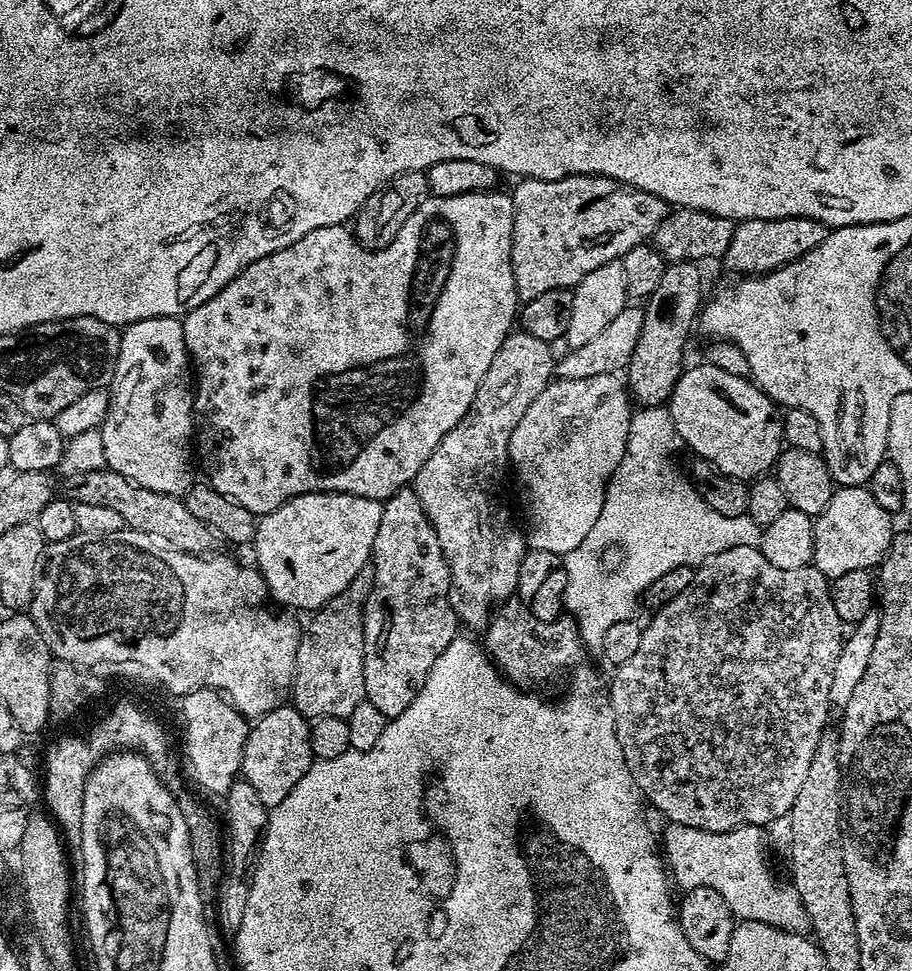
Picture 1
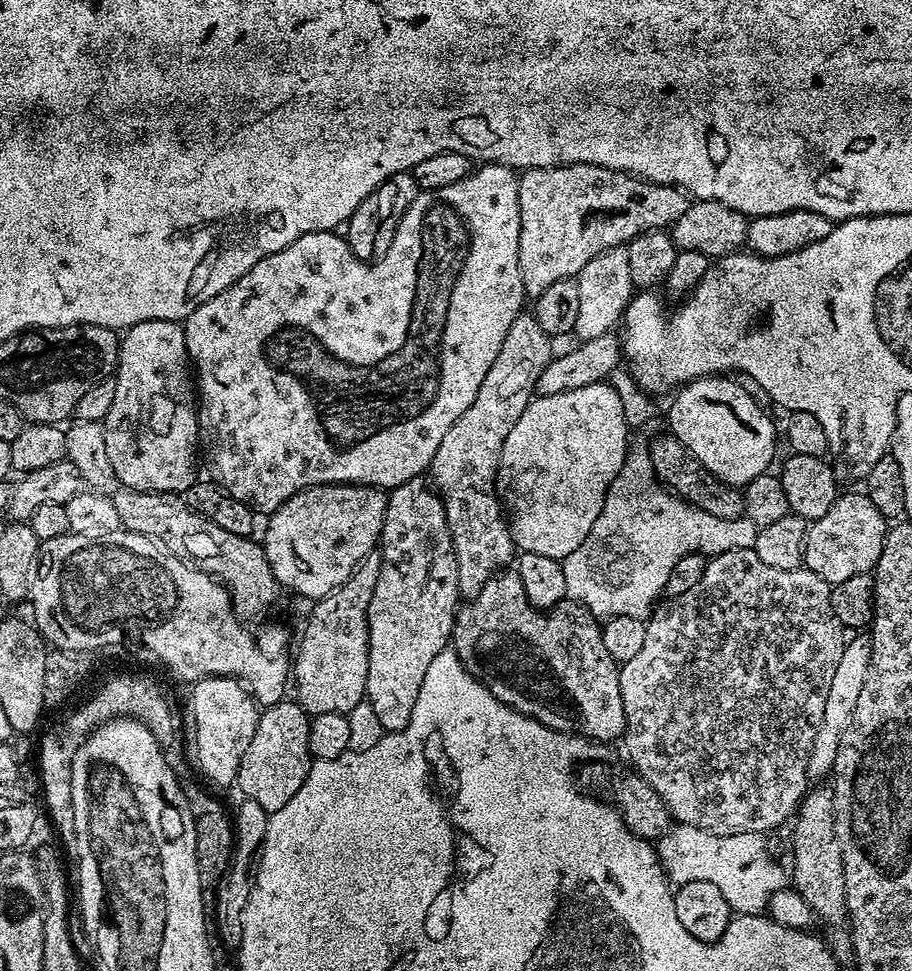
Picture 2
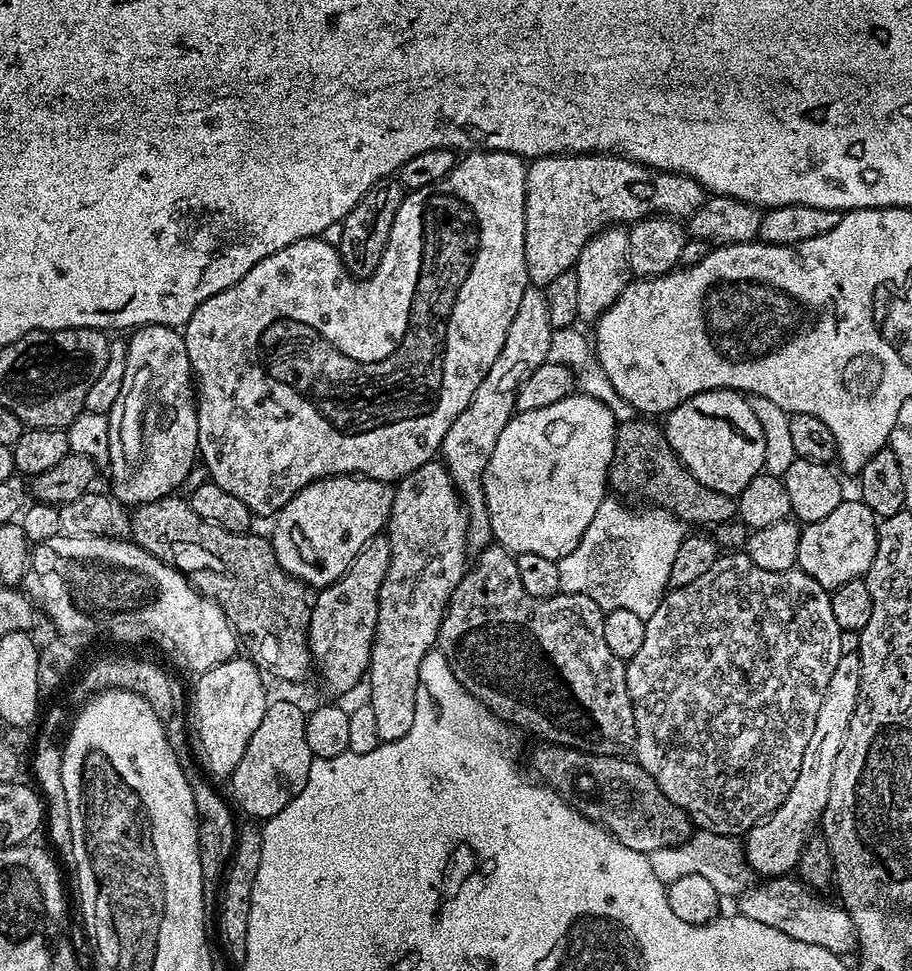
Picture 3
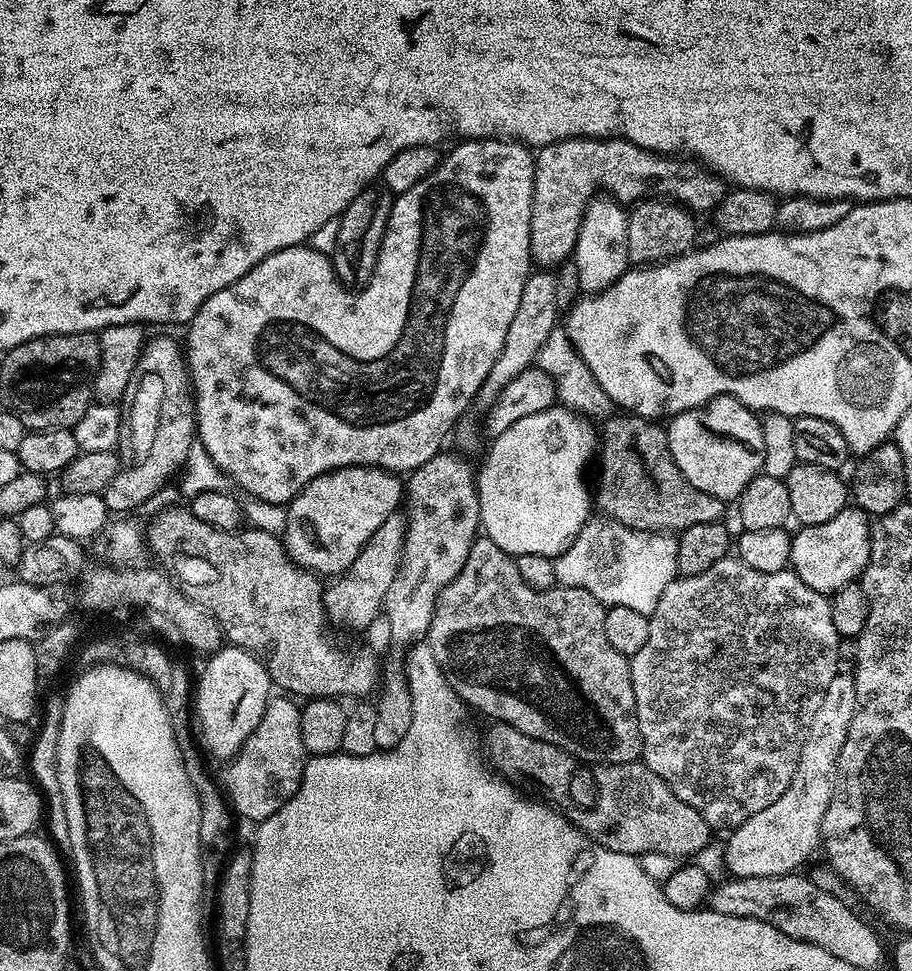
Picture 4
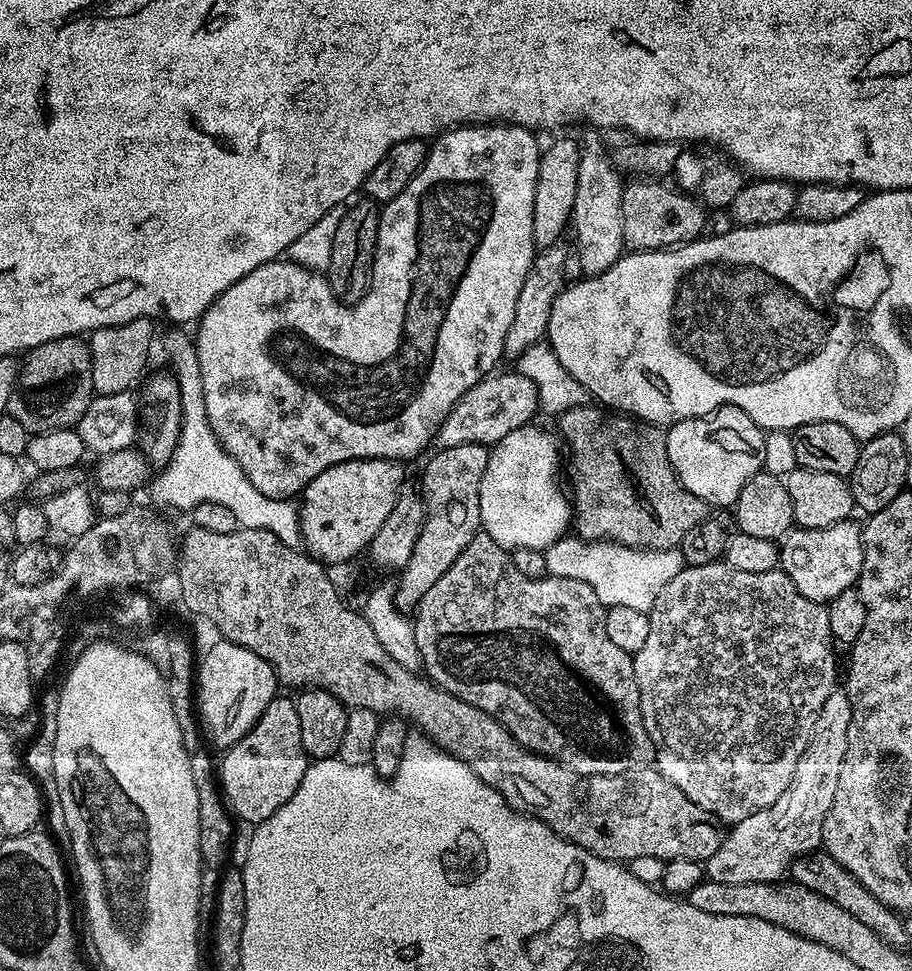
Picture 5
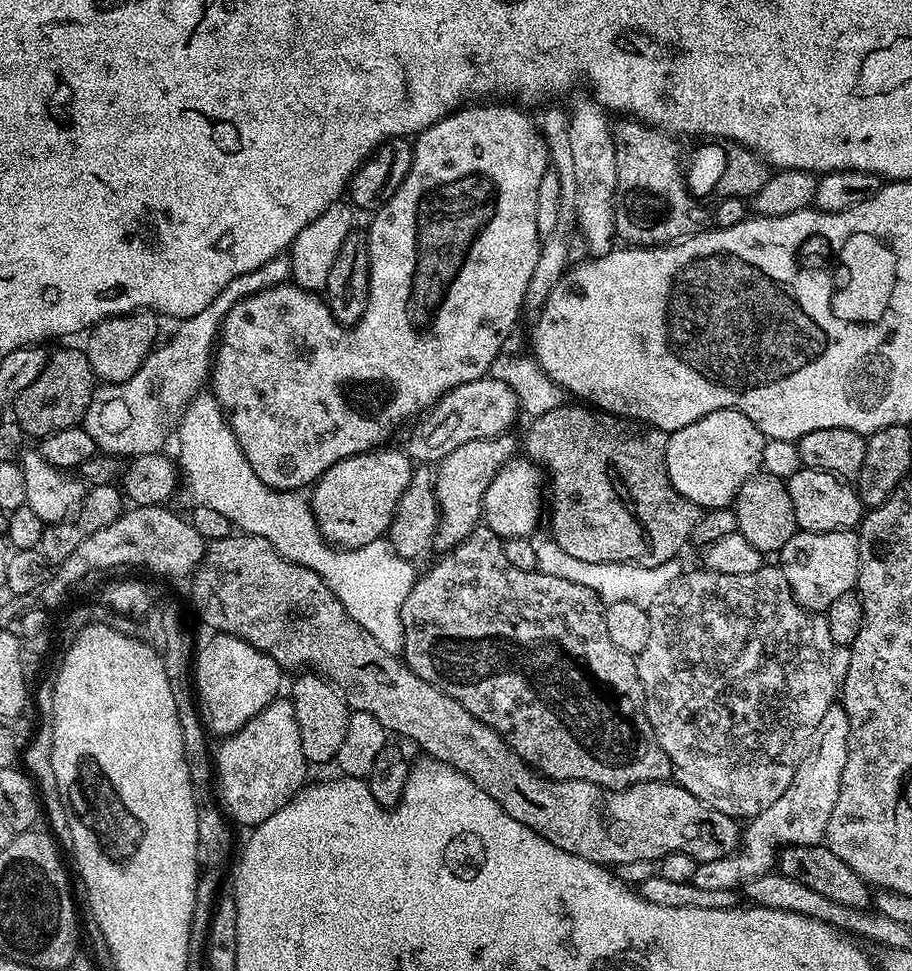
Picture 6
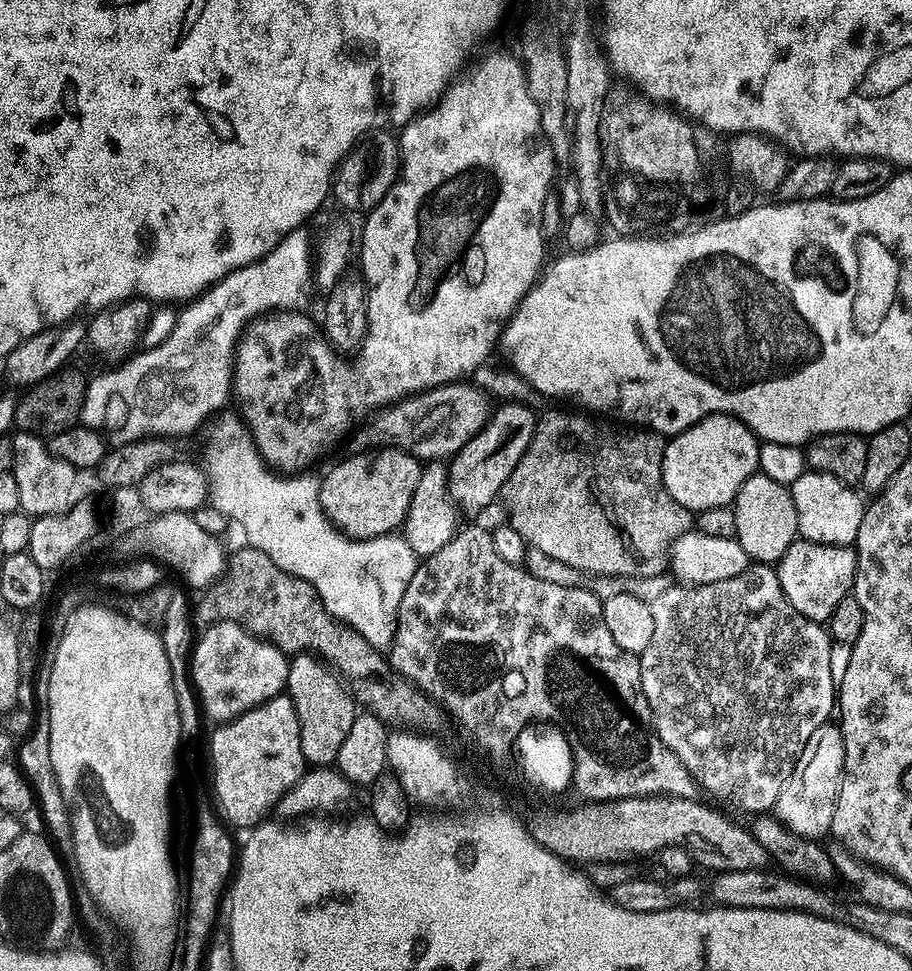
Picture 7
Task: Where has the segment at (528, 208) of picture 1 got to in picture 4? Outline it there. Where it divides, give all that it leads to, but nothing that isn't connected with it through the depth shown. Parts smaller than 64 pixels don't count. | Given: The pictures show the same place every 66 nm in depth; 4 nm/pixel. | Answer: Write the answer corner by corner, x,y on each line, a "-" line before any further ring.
619,138
559,140
539,149
535,157
530,250
533,261
540,266
559,266
571,257
584,210
601,190
624,206
649,198
667,198
693,214
711,213
726,195
725,181
707,167
692,162
679,164
679,159
647,152

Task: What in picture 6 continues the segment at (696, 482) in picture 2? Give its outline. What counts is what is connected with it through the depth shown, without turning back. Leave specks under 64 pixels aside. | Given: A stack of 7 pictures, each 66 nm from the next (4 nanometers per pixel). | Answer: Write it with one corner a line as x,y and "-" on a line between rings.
564,402
560,407
550,410
549,413
535,417
531,421
532,425
529,426
524,440
522,436
523,451
524,448
528,451
527,459
542,466
546,473
546,520
552,523
551,539
555,540
558,546
562,546
566,554
571,554
574,558
582,558
584,562
618,562
619,564
637,564
643,568
653,568
677,559
681,555
679,552
683,550
684,543
687,545
691,541
692,531
701,518
702,509
694,502
690,502
690,498
682,498
682,494
678,494
678,490
674,490
670,482
670,474
666,466
669,433
639,420
613,416
611,412
602,412
580,402
572,403
576,404

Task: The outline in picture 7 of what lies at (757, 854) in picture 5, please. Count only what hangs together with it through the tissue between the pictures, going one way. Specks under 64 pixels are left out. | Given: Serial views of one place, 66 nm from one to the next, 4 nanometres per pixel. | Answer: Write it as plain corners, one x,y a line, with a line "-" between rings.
829,722
818,726
818,730
810,734
810,742
806,742
786,786
782,786
782,794
778,794
774,809
776,819
806,840
819,841
822,838
820,836
827,837
832,830
845,758
846,750
839,723

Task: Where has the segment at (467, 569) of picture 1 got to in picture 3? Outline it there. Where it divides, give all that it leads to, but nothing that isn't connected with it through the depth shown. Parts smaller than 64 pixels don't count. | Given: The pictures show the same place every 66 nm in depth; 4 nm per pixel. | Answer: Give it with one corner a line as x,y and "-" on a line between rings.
530,286
522,294
522,303
518,305
518,314
514,314
514,322
510,322
510,330
506,330
502,354
494,358
494,366
490,366
478,390
474,390
470,406
466,406
466,410
454,418
454,426
446,430
446,438
440,447
442,463
447,466
456,491
460,493
460,499
468,510
469,549
483,550
493,543
487,504
484,501
483,474
490,456
494,454
499,434
516,412
516,391
522,382
526,382
531,372
538,370
538,366
548,360
552,332
548,299
539,287

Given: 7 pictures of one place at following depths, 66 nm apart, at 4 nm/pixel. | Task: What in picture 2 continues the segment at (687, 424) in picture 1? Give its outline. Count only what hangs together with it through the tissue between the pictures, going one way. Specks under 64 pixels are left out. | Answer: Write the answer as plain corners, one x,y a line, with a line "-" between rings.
724,374
697,376
683,385
671,397
667,431
710,474
727,484
743,486
771,469
768,467
776,456
778,424
768,417
767,407
746,394
740,380
728,379
732,378

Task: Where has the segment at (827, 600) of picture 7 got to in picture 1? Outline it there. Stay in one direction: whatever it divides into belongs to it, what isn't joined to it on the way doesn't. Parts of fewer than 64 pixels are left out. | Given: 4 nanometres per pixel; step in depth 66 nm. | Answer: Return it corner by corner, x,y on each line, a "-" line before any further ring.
837,487
833,491
830,502
826,502
826,510
814,520
814,554
812,564
827,576
829,581
837,580
842,574
850,574
850,570
872,570
883,564
886,554
892,545
894,527
892,528
893,513
882,510
874,499
874,494
868,492
867,487
846,488

